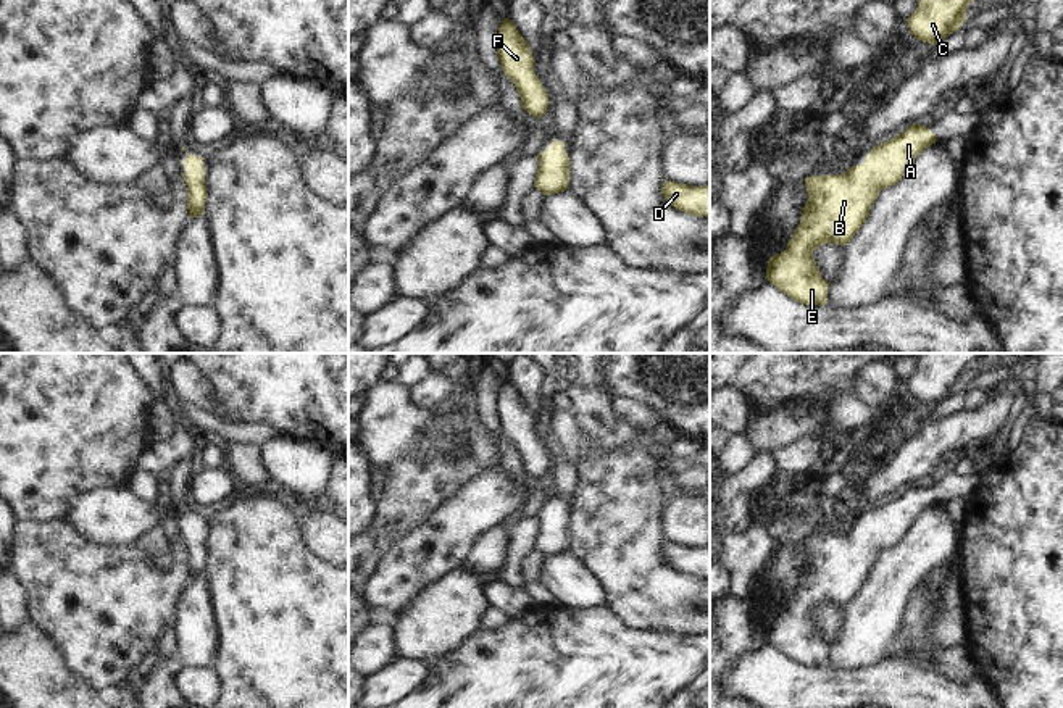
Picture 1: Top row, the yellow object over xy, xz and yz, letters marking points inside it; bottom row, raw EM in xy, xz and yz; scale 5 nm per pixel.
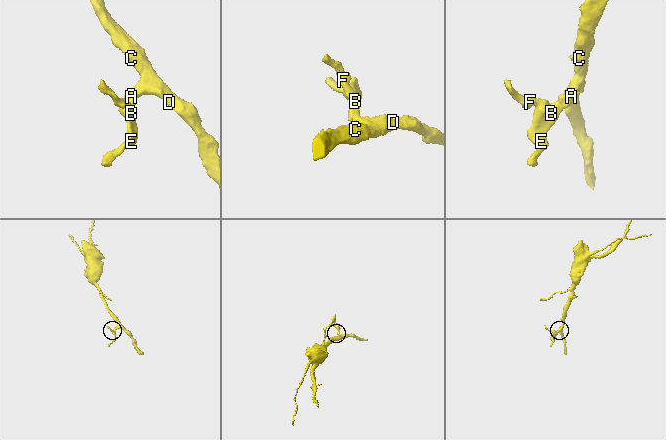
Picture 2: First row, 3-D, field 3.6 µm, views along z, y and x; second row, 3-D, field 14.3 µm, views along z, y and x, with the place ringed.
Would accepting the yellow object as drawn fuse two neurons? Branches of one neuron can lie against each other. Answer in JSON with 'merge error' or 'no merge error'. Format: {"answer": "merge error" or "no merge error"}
{"answer": "no merge error"}

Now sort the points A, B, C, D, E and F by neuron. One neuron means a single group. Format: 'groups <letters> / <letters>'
groups A B C D E F

